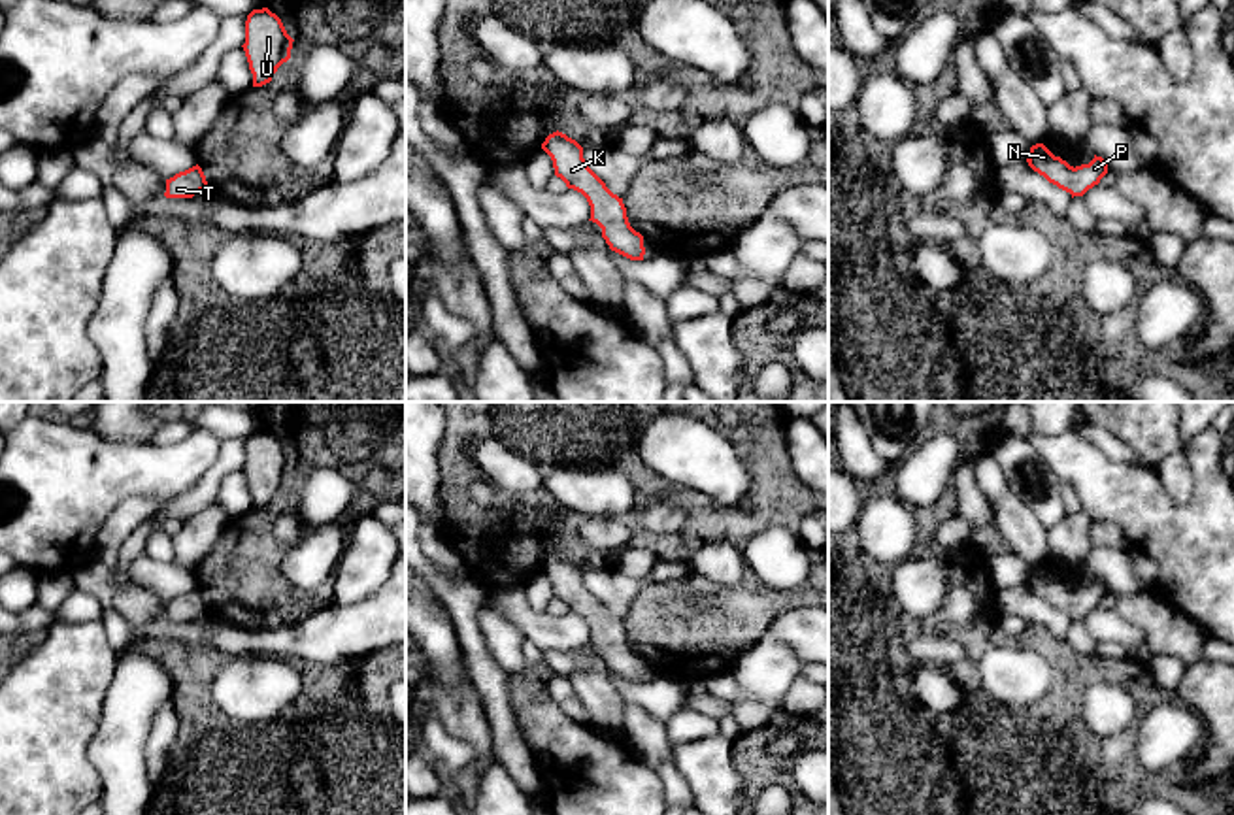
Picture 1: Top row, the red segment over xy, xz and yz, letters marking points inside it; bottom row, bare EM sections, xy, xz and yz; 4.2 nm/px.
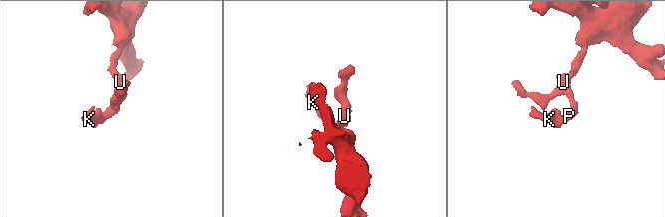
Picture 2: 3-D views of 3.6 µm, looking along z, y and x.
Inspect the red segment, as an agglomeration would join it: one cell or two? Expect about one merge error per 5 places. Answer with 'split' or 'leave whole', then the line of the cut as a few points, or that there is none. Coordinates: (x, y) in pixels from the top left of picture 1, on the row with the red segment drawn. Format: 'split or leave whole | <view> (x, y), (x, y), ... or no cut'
leave whole | no cut

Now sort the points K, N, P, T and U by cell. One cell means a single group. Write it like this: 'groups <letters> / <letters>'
groups K N P T U

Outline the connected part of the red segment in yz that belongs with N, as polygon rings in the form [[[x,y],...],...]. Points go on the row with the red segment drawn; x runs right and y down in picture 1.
[[[1036,143],[1030,147],[1026,162],[1049,183],[1070,192],[1072,198],[1083,196],[1108,174],[1108,162],[1102,157],[1094,155],[1089,164],[1074,168],[1060,157],[1055,157],[1043,143]]]

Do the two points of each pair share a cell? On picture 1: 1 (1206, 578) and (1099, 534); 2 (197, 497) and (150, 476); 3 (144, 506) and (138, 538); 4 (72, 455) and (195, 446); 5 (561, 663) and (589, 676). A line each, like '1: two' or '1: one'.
1: two
2: two
3: two
4: one
5: two

